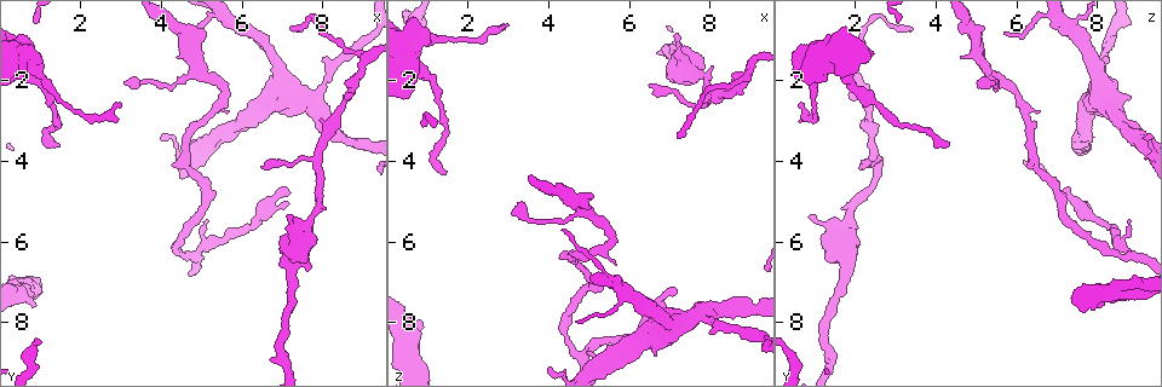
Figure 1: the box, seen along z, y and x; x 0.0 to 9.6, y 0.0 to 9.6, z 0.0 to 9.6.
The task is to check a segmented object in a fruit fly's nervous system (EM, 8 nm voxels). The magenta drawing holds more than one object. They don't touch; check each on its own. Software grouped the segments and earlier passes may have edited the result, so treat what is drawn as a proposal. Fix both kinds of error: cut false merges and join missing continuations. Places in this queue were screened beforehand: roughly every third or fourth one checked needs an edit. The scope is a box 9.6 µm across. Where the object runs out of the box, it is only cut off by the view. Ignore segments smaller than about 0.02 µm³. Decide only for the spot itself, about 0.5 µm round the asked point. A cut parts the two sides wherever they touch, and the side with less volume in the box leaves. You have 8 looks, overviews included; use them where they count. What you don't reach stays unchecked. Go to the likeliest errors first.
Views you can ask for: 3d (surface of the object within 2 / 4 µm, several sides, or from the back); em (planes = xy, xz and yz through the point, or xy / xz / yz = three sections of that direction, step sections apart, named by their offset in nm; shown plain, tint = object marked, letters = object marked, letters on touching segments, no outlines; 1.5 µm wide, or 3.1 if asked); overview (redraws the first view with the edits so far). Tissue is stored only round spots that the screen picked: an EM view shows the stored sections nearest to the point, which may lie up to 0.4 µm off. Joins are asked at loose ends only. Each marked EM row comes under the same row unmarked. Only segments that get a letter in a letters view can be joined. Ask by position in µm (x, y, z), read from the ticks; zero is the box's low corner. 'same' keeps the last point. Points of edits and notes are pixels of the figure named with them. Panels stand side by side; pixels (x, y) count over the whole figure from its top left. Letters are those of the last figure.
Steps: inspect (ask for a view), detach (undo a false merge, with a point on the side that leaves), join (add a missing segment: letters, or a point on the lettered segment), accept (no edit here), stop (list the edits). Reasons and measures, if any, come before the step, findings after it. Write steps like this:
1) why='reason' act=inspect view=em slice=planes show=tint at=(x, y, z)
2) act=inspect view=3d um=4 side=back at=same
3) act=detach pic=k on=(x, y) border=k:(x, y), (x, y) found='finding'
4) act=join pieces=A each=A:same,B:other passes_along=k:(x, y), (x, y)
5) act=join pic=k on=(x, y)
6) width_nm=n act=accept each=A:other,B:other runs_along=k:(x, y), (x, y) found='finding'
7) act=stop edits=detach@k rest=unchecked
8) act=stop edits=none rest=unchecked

why='stops while still wide' act=inspect view=3d um=4 at=(0.85, 7.55, 8.20)

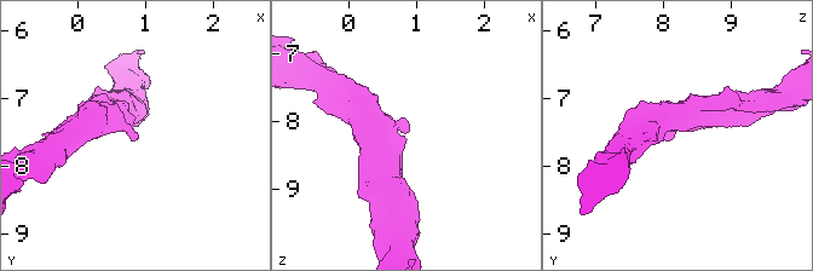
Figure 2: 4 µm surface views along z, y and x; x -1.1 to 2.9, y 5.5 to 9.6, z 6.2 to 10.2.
why='need the tissue' act=inspect view=em slice=yz step=8 show=letters at=(0.85, 7.55, 8.15)

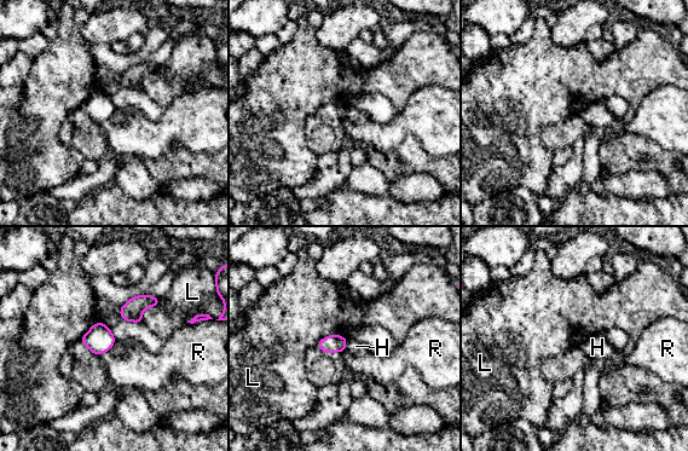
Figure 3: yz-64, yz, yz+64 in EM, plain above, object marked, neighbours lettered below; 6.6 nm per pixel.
act=accept each=H:other,L:other,R:other found='none of them fits'

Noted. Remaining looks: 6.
why='thin end' act=inspect view=em slice=planes show=letters at=(6.55, 4.10, 2.15)

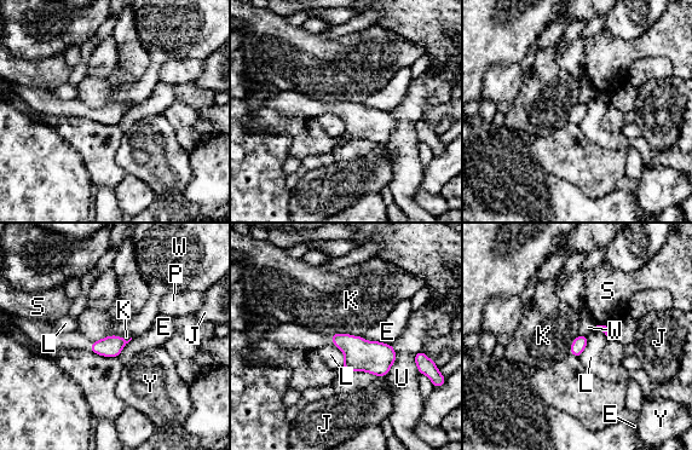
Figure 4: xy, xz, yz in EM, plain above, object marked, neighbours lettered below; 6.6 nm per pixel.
width_nm=100 act=accept each=E:other,J:other,K:other,L:other,P:other,S:other,U:other,W:other,Y:other border=4:(333, 345), (344, 356), (341, 364) found='no lettered segment goes on from it'

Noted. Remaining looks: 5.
why='three arms meet' act=inspect view=em slice=planes show=tint at=(4.95, 1.75, 5.30)

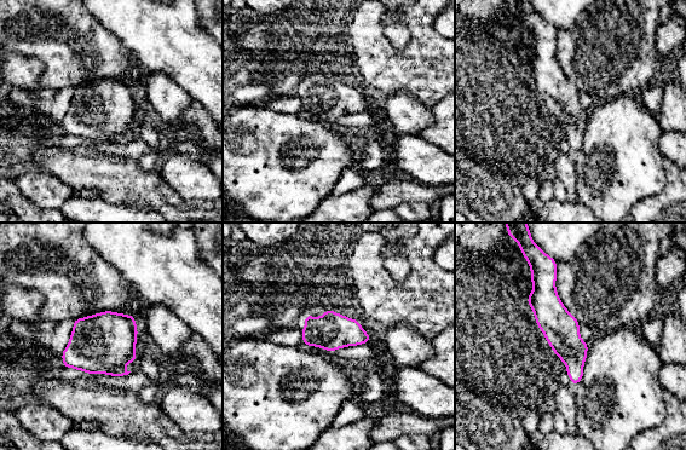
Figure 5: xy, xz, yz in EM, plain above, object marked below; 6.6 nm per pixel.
act=inspect view=em slice=planes show=letters at=same

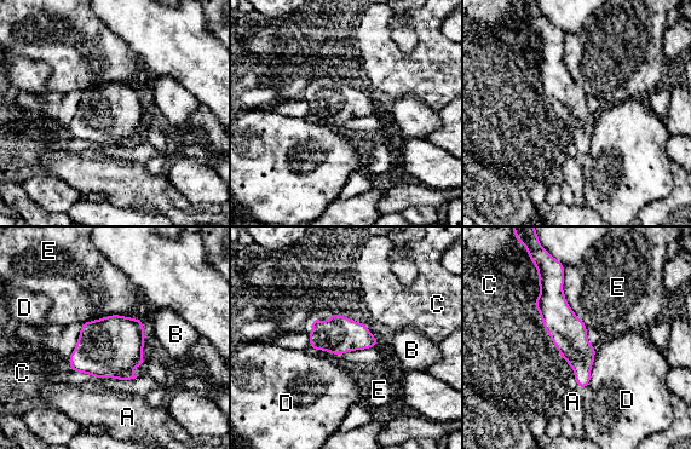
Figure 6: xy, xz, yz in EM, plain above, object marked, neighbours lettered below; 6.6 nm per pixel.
longest_contact=E:460nm act=accept each=A:other,B:other,C:other,D:other,E:other runs_along=6:(560, 277), (556, 315), (583, 384) found='all the same neuron'

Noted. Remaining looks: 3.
act=stop edits=none rest=unchecked

